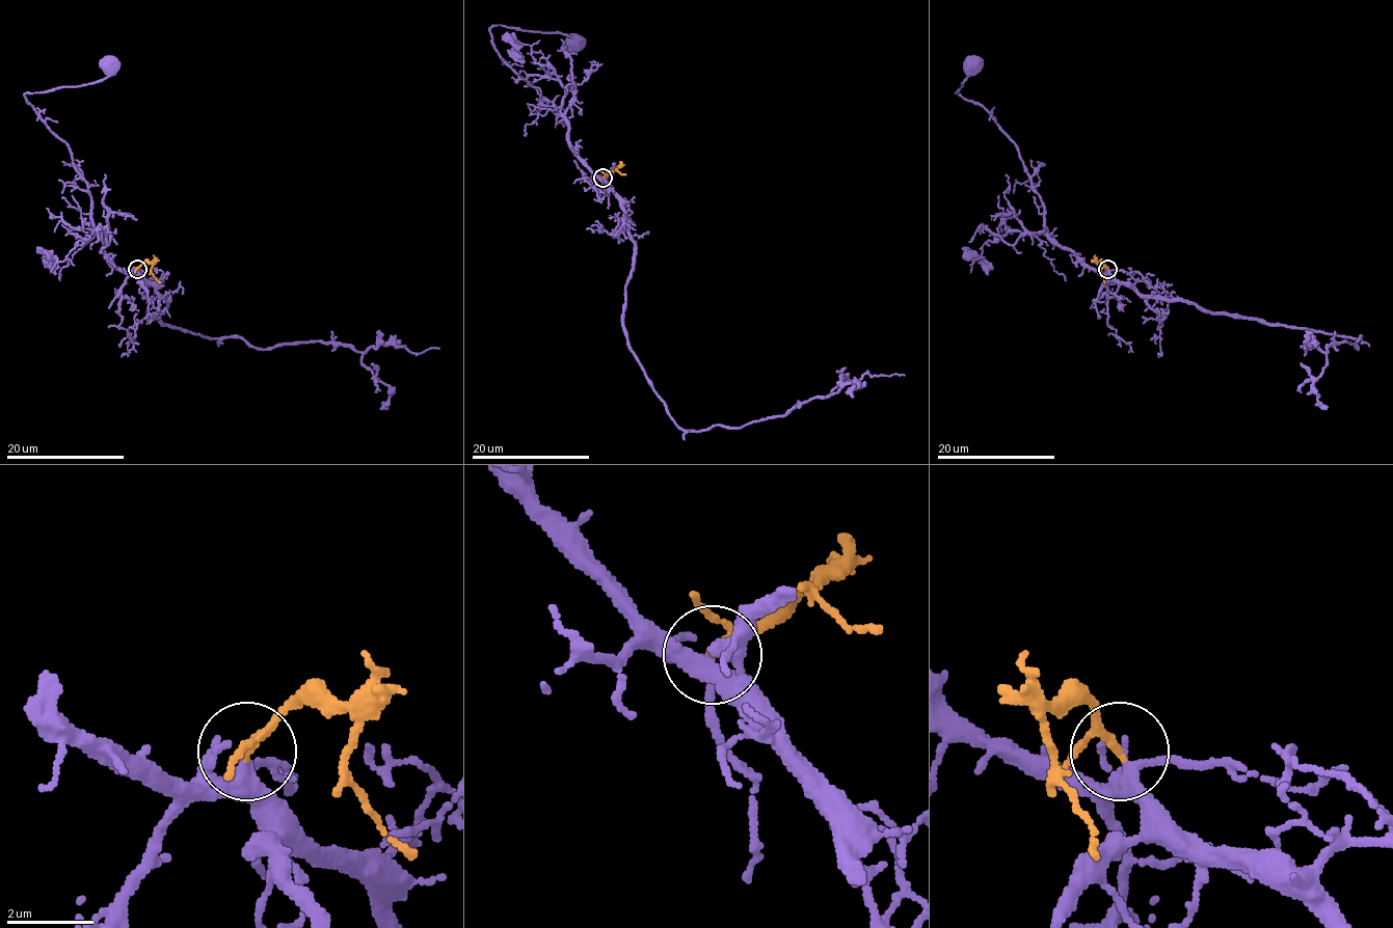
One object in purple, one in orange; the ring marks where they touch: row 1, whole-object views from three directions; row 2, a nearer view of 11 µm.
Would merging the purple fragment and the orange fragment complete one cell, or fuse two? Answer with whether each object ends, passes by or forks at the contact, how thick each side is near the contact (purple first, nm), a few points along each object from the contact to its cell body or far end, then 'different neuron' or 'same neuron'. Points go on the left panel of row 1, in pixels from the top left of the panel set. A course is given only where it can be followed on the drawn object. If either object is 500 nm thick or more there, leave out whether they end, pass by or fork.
purple passes by | orange passes by | 220/150 nm | purple via (137, 269), (119, 270), (105, 254), (91, 196), (68, 145), (25, 99), (95, 83), (109, 64) | orange via (137, 269), (145, 262), (152, 265), (151, 272), (160, 282) | same neuron

